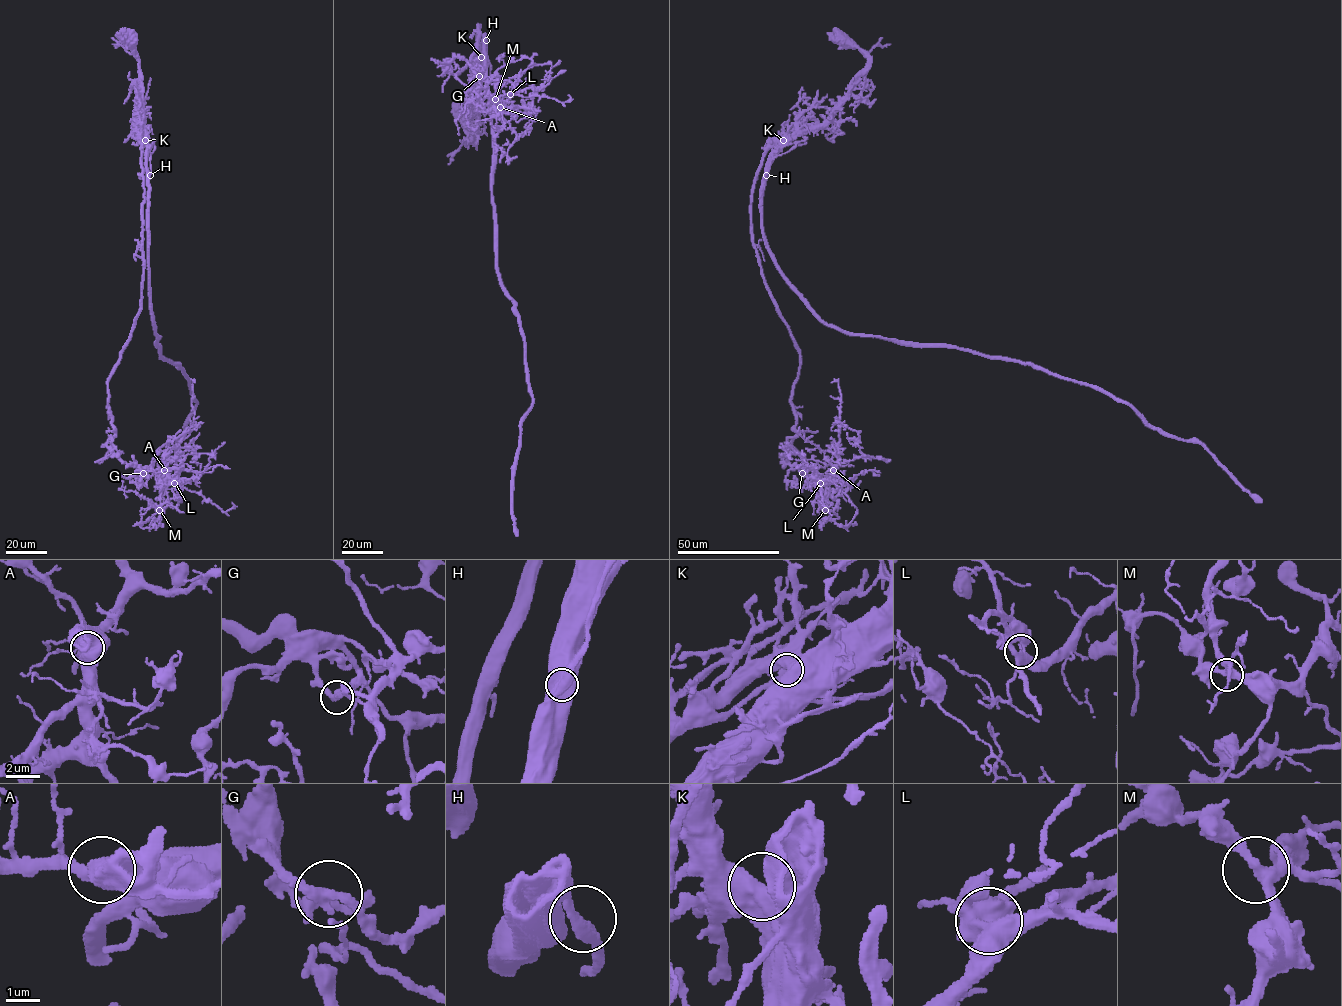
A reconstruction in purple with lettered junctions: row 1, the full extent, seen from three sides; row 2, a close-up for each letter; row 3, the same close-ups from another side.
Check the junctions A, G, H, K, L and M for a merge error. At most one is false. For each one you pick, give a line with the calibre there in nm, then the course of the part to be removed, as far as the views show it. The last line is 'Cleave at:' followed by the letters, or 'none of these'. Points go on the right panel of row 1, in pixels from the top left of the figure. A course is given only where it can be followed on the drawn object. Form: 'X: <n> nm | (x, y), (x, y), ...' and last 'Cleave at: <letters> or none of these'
G: 340 nm | (802, 473), (804, 470), (810, 482), (828, 485), (833, 480), (838, 462), (841, 393), (838, 382), (831, 382)
Cleave at: G

